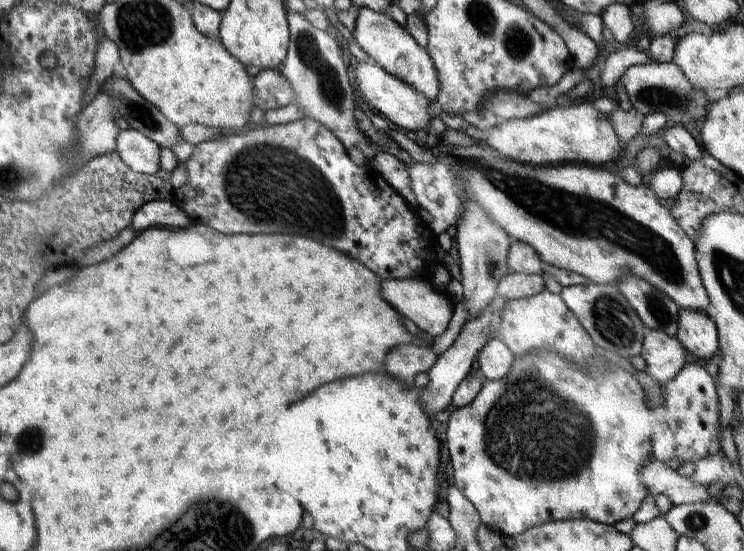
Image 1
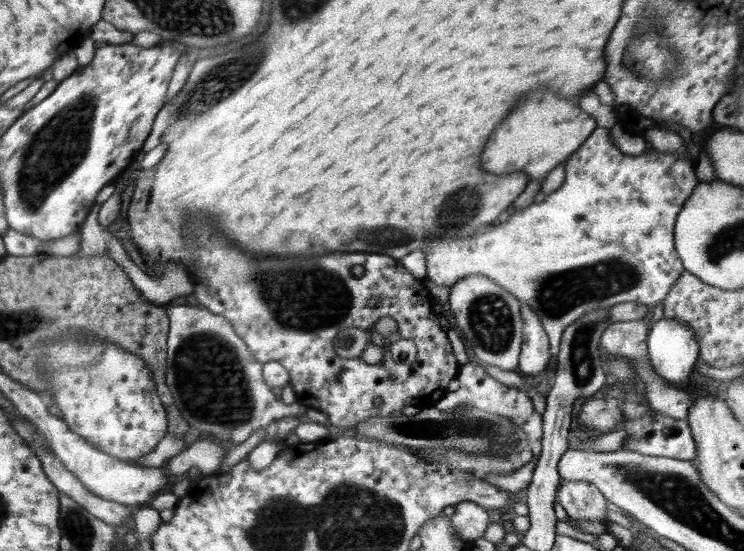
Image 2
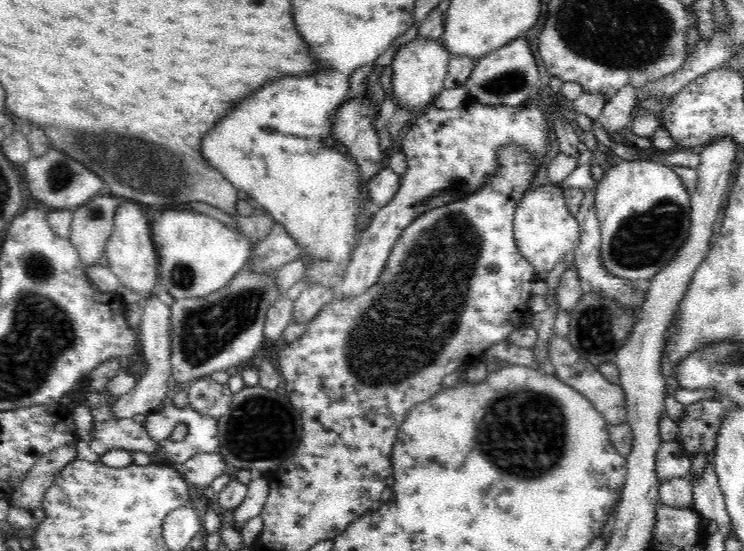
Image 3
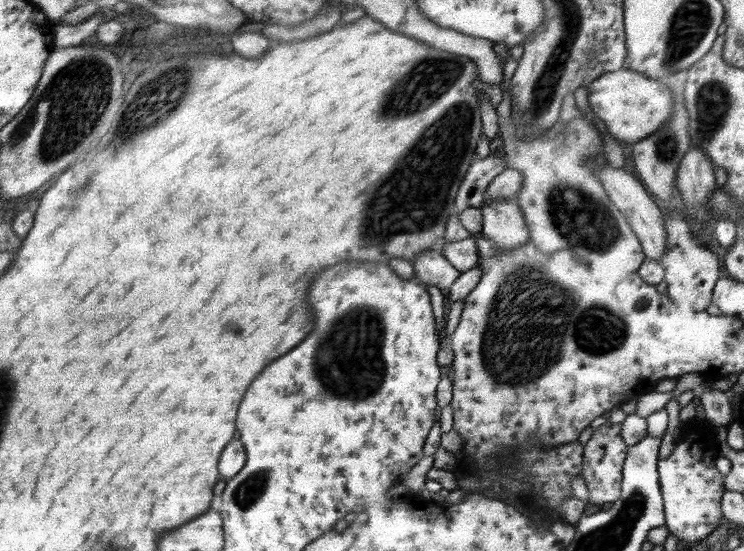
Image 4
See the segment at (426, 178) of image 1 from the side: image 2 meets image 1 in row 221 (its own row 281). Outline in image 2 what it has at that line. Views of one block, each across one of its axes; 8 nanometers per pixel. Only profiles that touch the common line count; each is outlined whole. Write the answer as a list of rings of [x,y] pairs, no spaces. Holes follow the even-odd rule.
[[[596,127],[590,136],[580,145],[578,150],[574,151],[564,162],[566,177],[558,190],[548,194],[548,197],[540,204],[533,203],[524,209],[512,210],[511,217],[505,222],[490,224],[487,228],[474,232],[471,236],[464,239],[444,239],[438,240],[429,238],[424,246],[420,249],[425,255],[426,276],[425,279],[432,280],[436,286],[452,286],[456,284],[460,278],[468,276],[468,274],[482,274],[486,278],[494,280],[498,286],[502,286],[504,290],[508,290],[514,298],[520,303],[524,302],[529,308],[534,310],[537,318],[542,324],[543,330],[549,337],[550,355],[556,356],[560,348],[560,341],[564,330],[573,324],[582,314],[590,312],[590,310],[598,310],[598,308],[609,308],[620,303],[638,303],[646,305],[650,308],[658,304],[663,304],[666,294],[674,287],[674,283],[678,281],[678,277],[684,273],[680,258],[675,250],[673,231],[677,213],[684,202],[690,197],[694,191],[698,178],[695,170],[695,162],[684,160],[678,154],[660,153],[655,151],[647,151],[640,156],[632,156],[623,154],[618,149],[618,145],[614,145],[612,137],[610,137],[610,129],[604,127]]]

